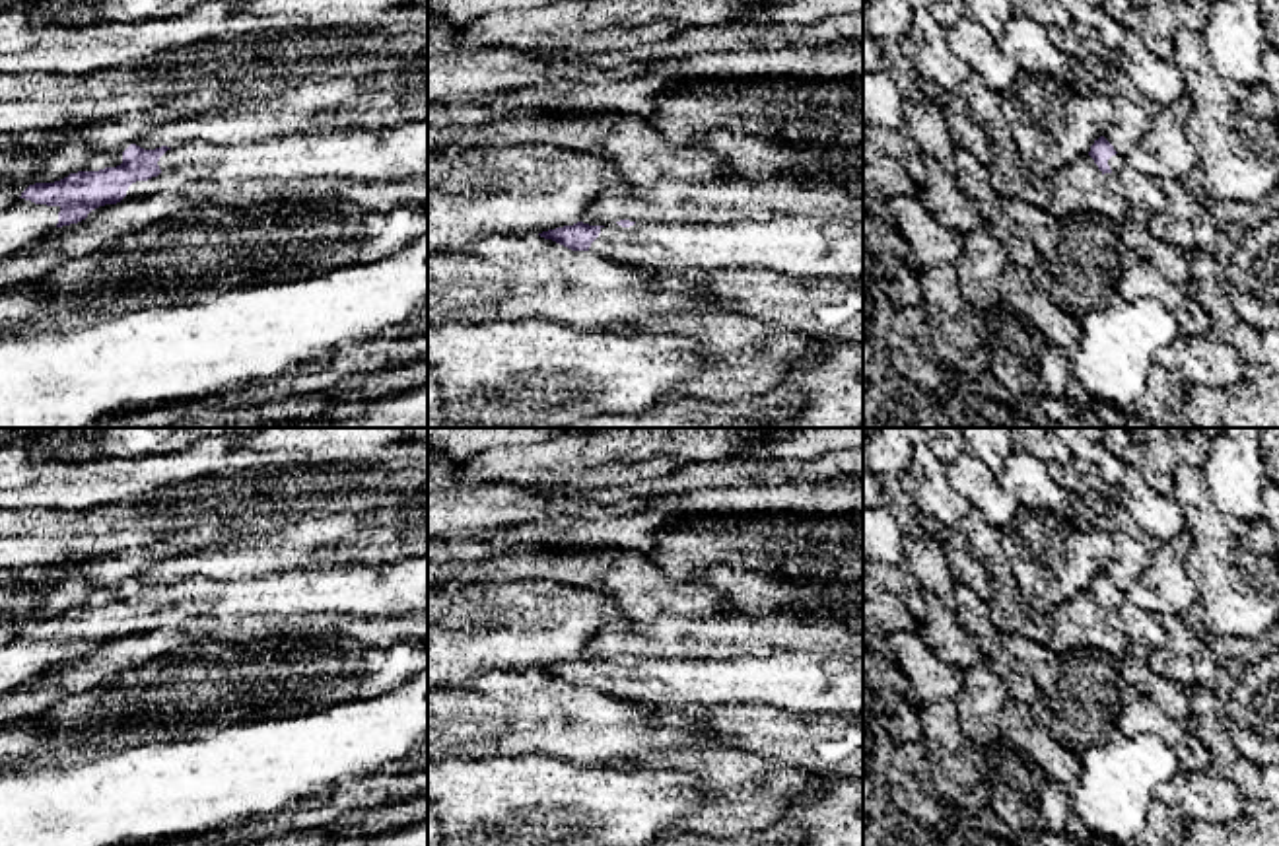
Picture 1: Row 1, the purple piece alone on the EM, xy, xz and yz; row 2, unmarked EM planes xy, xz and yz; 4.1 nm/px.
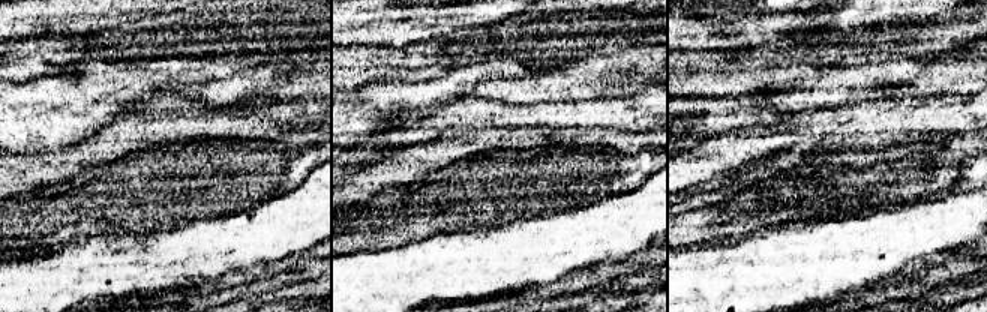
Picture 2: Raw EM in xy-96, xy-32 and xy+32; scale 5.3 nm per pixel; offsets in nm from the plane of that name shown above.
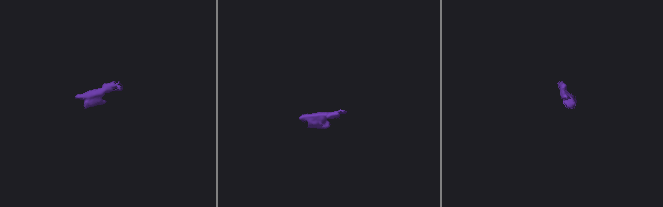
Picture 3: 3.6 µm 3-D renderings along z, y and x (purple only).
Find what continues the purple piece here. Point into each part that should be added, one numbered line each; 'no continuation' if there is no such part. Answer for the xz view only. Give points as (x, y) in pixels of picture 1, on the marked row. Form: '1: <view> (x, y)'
1: xz (790, 244)

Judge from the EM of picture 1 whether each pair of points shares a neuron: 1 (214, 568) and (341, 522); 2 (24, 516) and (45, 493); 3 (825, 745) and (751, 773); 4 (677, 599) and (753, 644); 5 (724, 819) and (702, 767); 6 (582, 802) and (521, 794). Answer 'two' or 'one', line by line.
1: one
2: two
3: two
4: two
5: one
6: one

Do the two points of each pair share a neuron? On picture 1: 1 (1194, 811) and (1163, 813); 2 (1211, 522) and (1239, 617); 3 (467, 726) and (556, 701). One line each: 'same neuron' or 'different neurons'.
1: different neurons
2: same neuron
3: same neuron

